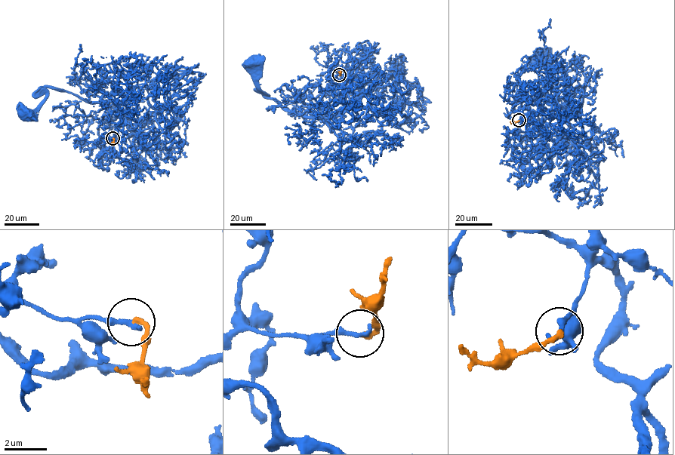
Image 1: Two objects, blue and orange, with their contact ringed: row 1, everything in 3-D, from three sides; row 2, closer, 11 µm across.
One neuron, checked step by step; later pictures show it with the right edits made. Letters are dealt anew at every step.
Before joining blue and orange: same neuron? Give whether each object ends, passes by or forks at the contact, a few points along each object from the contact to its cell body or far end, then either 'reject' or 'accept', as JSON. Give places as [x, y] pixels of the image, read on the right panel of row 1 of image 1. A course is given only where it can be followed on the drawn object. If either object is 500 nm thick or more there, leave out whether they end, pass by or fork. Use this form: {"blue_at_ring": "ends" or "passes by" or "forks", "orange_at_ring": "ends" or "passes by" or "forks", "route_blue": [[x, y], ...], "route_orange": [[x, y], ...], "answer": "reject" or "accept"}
{"blue_at_ring": "ends", "orange_at_ring": "ends", "route_blue": [[519, 121], [524, 115], [528, 132], [574, 117], [583, 97], [577, 58], [563, 70], [537, 59]], "route_orange": [[519, 121], [513, 123], [510, 121]], "answer": "accept"}

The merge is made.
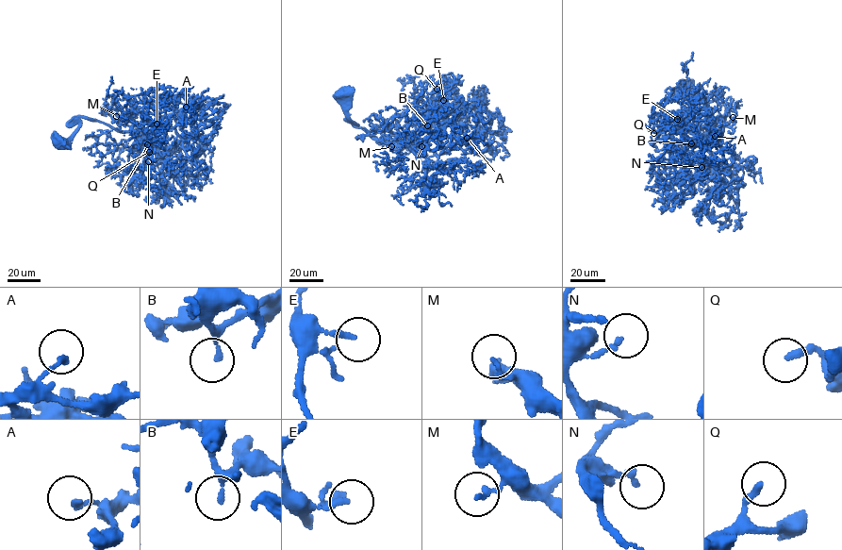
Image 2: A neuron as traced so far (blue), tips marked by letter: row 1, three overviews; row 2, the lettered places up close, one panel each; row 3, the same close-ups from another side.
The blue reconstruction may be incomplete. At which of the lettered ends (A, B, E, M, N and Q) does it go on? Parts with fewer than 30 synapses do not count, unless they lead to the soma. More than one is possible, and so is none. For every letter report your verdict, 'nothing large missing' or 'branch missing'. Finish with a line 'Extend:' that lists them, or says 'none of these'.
A: nothing large missing
B: nothing large missing
E: nothing large missing
M: nothing large missing
N: nothing large missing
Q: nothing large missing
Extend: none of these

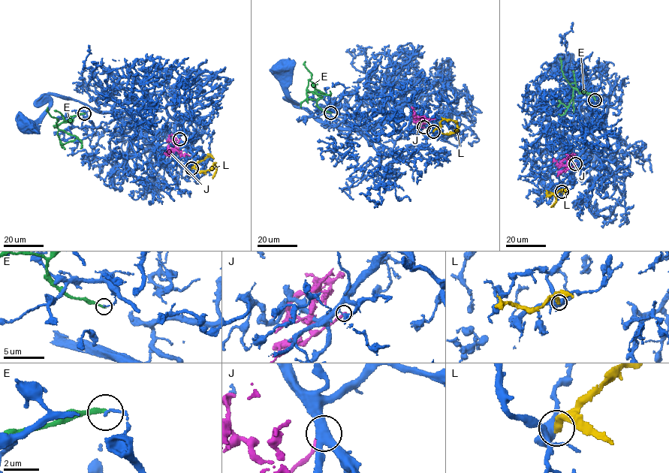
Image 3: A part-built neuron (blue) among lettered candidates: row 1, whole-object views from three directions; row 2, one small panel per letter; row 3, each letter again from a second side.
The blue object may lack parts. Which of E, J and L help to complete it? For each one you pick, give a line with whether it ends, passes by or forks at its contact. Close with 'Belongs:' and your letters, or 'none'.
Belongs: none

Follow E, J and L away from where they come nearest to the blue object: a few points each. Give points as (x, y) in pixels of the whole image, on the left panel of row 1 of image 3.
E: (84, 113), (70, 117), (68, 119), (73, 121), (57, 126), (76, 137), (63, 144), (64, 149)
J: (180, 140), (176, 144), (176, 149), (167, 149), (168, 153), (164, 152)
L: (191, 168), (197, 170), (197, 173), (203, 172), (209, 170), (212, 164), (215, 170), (212, 178)

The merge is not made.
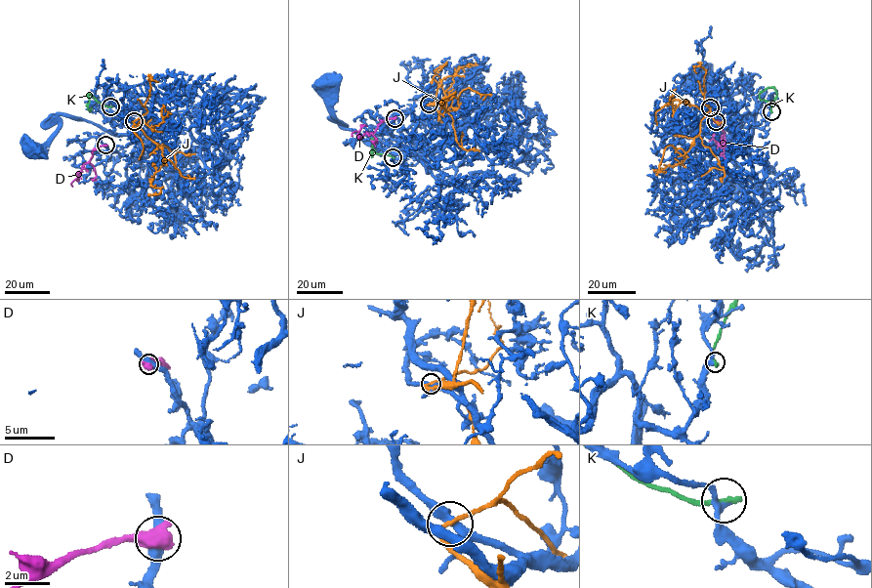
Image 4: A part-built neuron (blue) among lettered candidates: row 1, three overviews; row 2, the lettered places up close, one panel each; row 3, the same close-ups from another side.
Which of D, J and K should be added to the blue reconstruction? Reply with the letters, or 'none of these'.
none of these

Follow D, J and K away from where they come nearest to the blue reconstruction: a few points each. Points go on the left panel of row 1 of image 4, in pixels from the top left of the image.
D: (105, 145), (93, 150), (78, 179), (77, 173), (82, 171)
J: (134, 121), (160, 148), (165, 161), (151, 184), (160, 191), (148, 194)
K: (110, 106), (102, 104), (89, 94), (88, 110), (91, 108)

